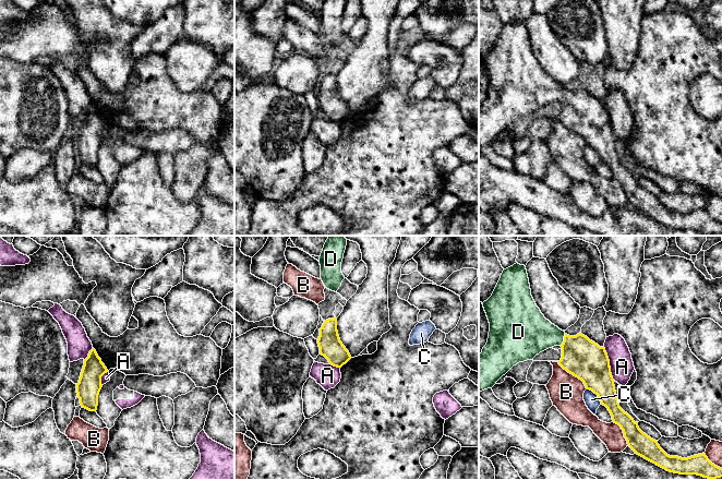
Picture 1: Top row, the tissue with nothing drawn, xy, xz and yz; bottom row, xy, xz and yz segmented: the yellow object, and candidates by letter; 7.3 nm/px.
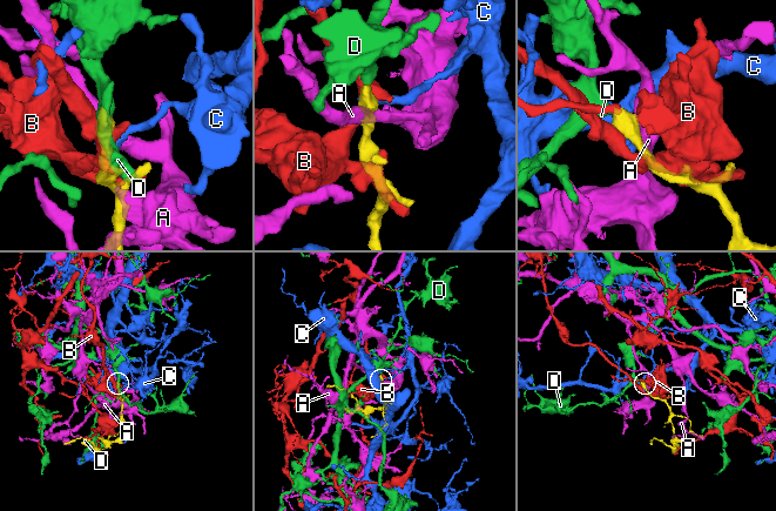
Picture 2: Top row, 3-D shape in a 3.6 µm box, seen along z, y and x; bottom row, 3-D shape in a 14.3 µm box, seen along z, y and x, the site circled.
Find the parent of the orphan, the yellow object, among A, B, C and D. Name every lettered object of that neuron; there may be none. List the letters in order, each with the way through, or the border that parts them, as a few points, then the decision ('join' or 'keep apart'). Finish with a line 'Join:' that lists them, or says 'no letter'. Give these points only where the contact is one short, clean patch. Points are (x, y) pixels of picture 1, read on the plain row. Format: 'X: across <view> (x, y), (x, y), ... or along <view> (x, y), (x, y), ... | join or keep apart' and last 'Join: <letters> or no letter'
A: along yz (603, 103), (609, 116), (610, 128), (614, 135) | keep apart
B: keep apart
C: along yz (587, 144), (591, 145), (601, 158) | keep apart
D: across yz (582, 114), (564, 95), (551, 91), (531, 88) | join
Join: D

